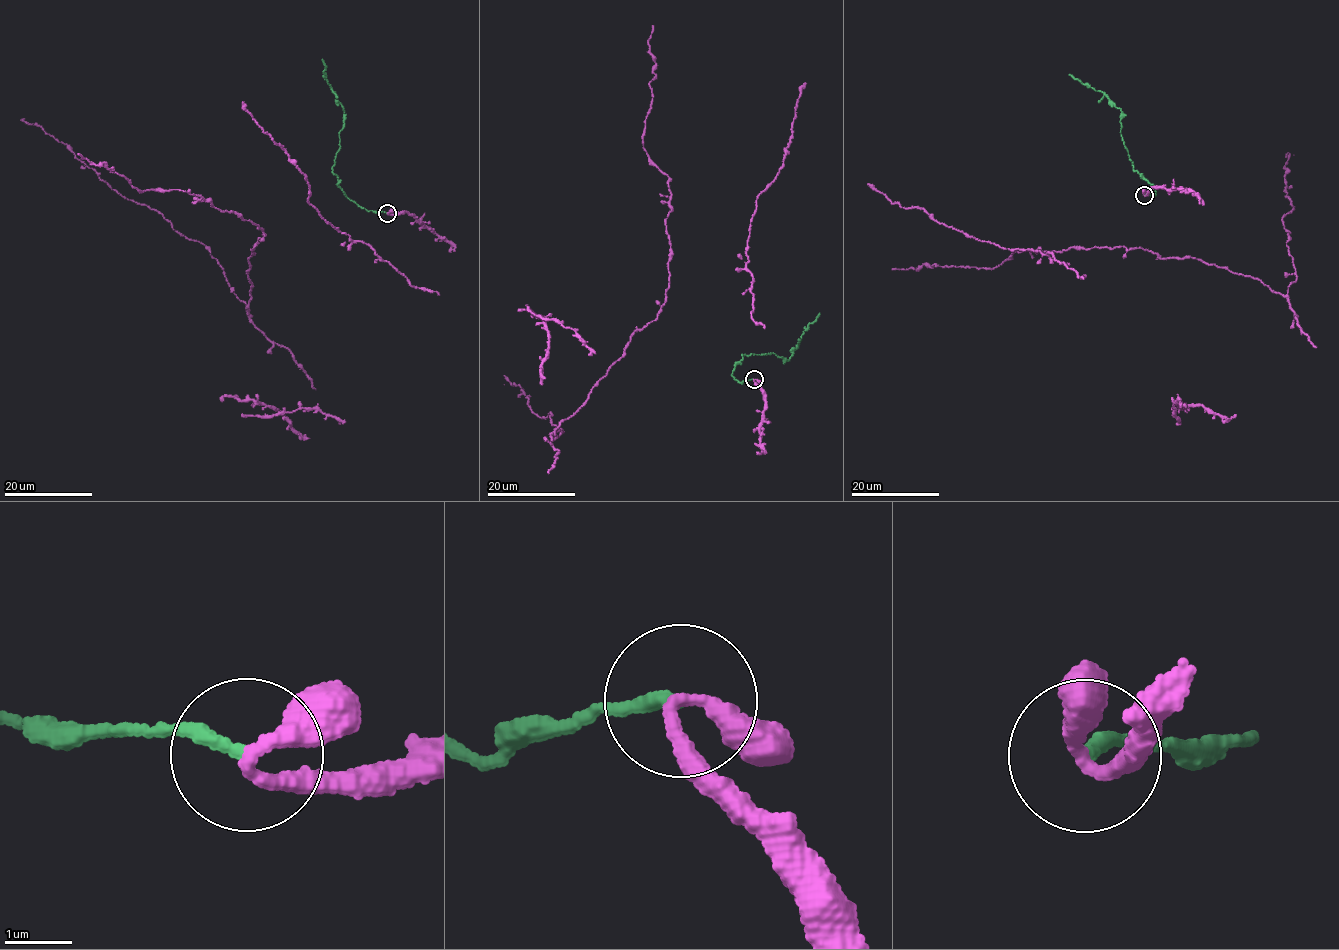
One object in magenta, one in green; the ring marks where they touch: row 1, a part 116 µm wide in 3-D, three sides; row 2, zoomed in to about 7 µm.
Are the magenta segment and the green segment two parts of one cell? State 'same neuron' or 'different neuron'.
different neuron

